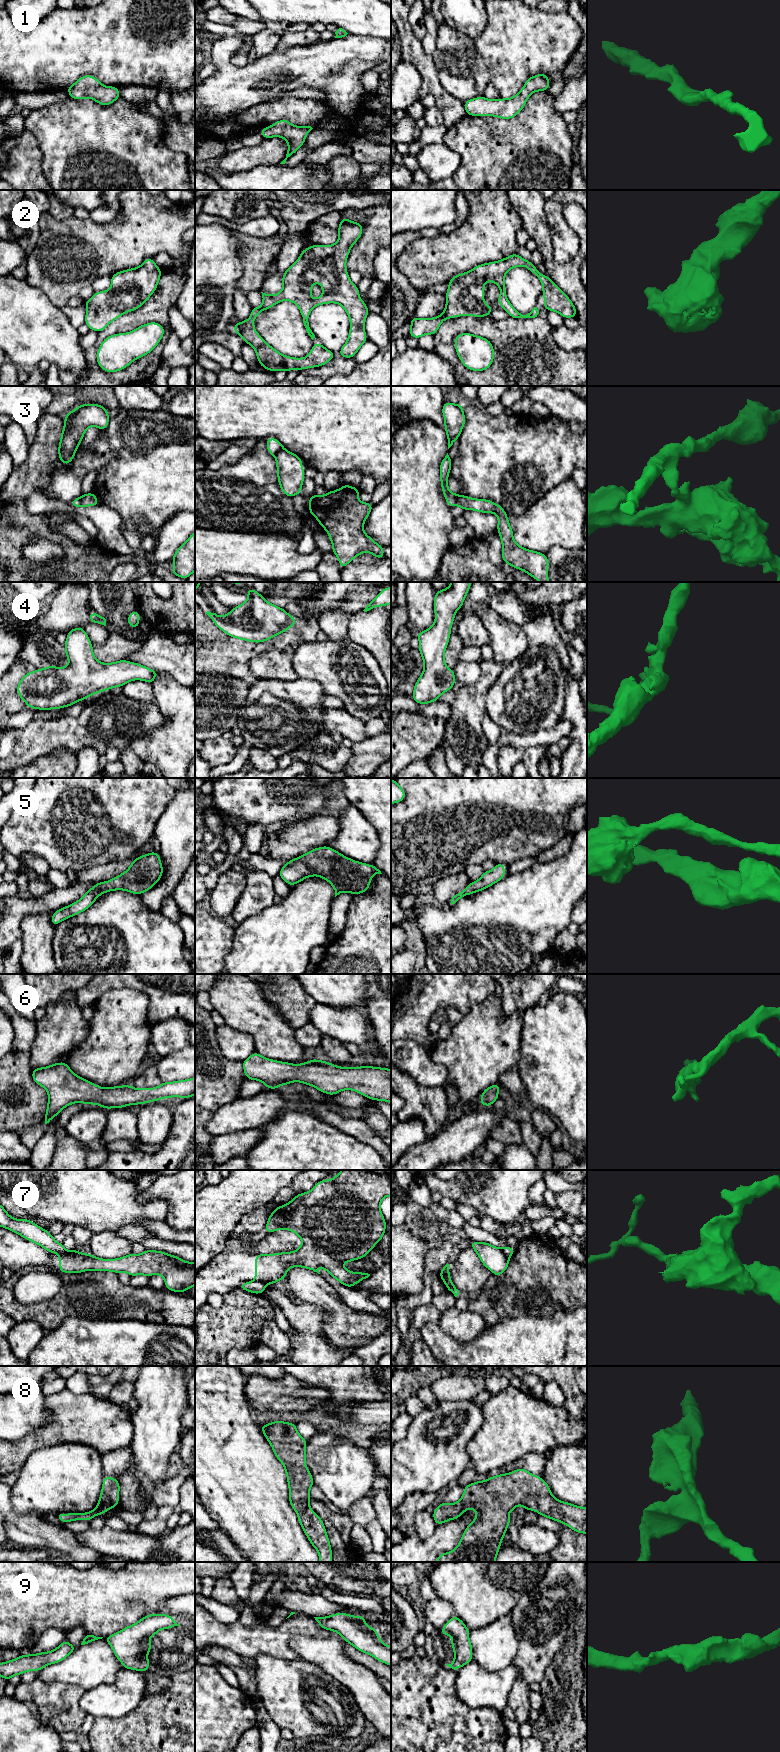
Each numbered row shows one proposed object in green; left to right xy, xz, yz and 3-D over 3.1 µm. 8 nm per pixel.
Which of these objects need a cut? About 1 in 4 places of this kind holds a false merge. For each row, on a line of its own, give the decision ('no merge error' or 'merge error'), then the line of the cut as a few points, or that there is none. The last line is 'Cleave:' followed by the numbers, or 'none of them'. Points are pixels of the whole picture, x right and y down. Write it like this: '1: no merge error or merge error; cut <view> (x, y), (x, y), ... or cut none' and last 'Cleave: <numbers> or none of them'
1: no merge error; cut none
2: no merge error; cut none
3: merge error; cut xy (82, 496), (81, 505)
4: no merge error; cut none
5: no merge error; cut none
6: no merge error; cut none
7: merge error; cut yz (500, 1249), (508, 1259)
8: no merge error; cut none
9: no merge error; cut none
Cleave: 3, 7

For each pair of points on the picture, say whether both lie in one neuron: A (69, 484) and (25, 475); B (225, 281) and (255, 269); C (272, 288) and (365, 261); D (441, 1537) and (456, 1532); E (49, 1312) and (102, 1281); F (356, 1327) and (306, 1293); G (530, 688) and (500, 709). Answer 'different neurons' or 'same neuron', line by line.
A: different neurons
B: different neurons
C: different neurons
D: same neuron
E: same neuron
F: same neuron
G: same neuron

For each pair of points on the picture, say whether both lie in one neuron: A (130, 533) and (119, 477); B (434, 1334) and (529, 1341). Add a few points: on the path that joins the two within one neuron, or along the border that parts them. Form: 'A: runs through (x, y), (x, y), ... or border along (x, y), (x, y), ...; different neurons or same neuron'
A: border along (128, 520), (133, 523), (136, 532), (141, 538); different neurons
B: runs through (458, 1351), (505, 1351); same neuron

